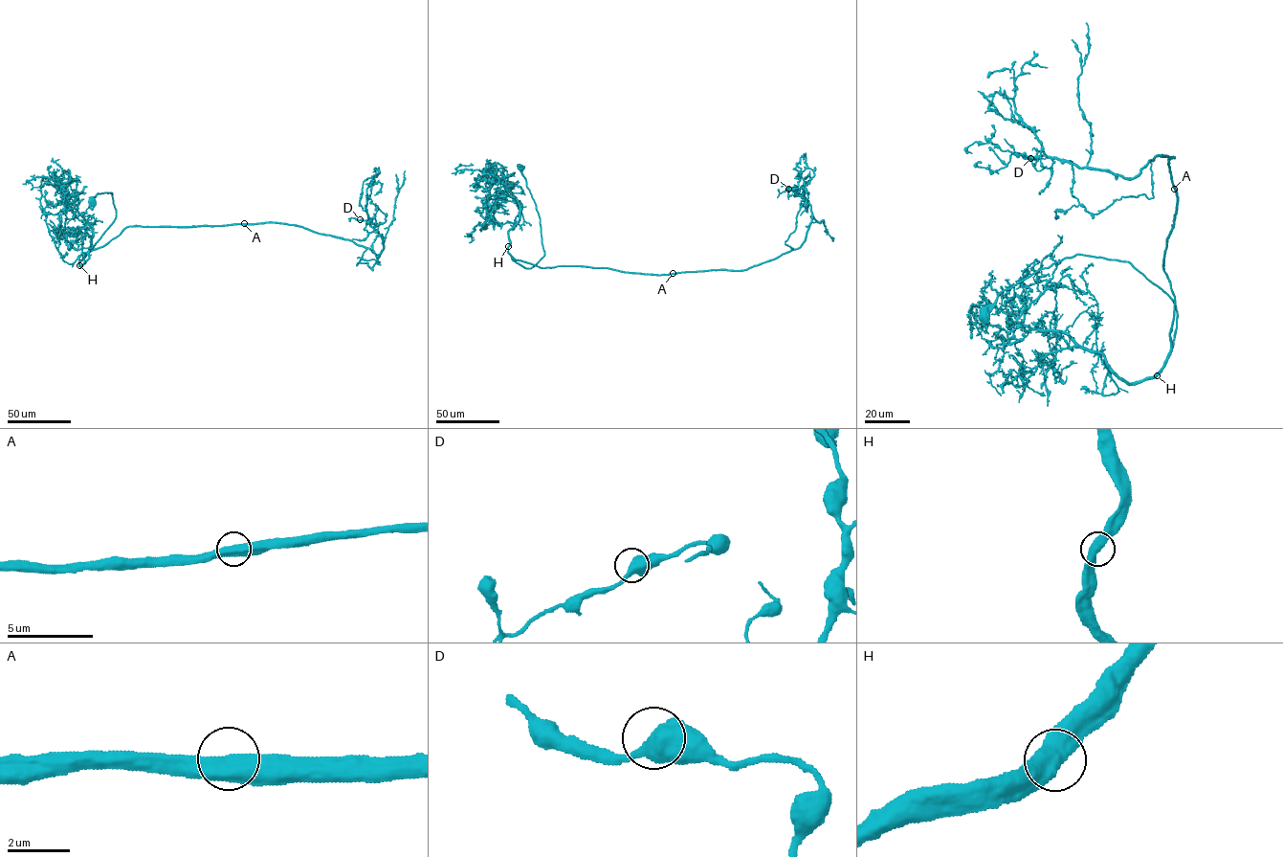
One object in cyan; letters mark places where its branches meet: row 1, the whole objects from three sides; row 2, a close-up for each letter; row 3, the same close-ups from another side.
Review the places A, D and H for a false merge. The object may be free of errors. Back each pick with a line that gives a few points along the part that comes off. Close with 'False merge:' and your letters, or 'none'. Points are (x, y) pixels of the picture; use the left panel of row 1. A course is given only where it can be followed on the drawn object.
False merge: none

